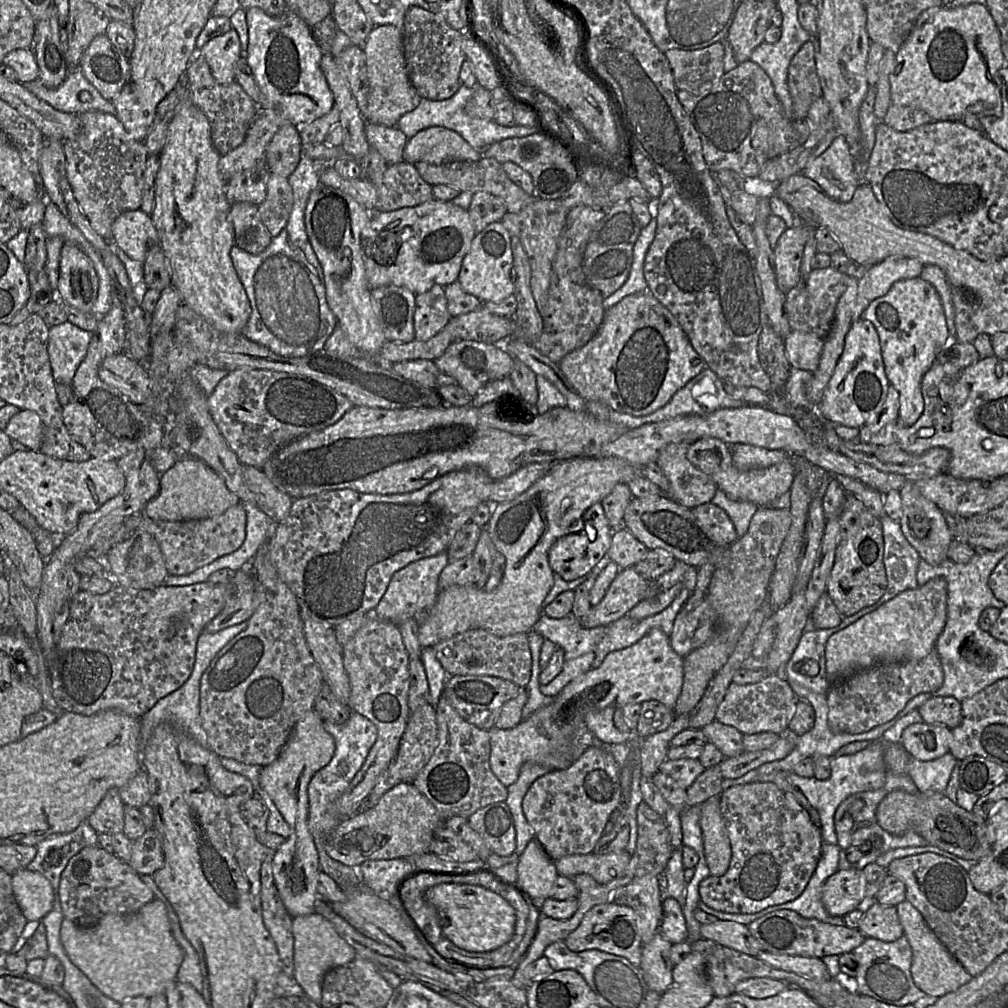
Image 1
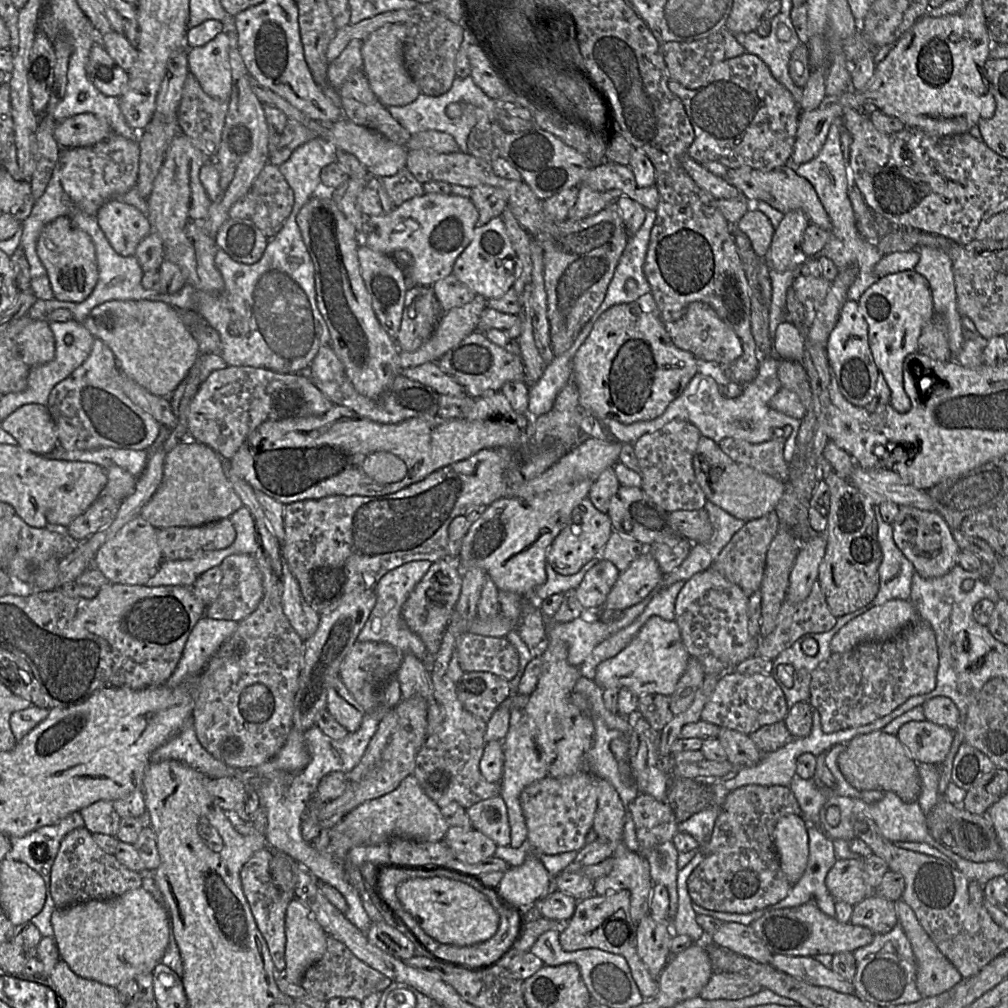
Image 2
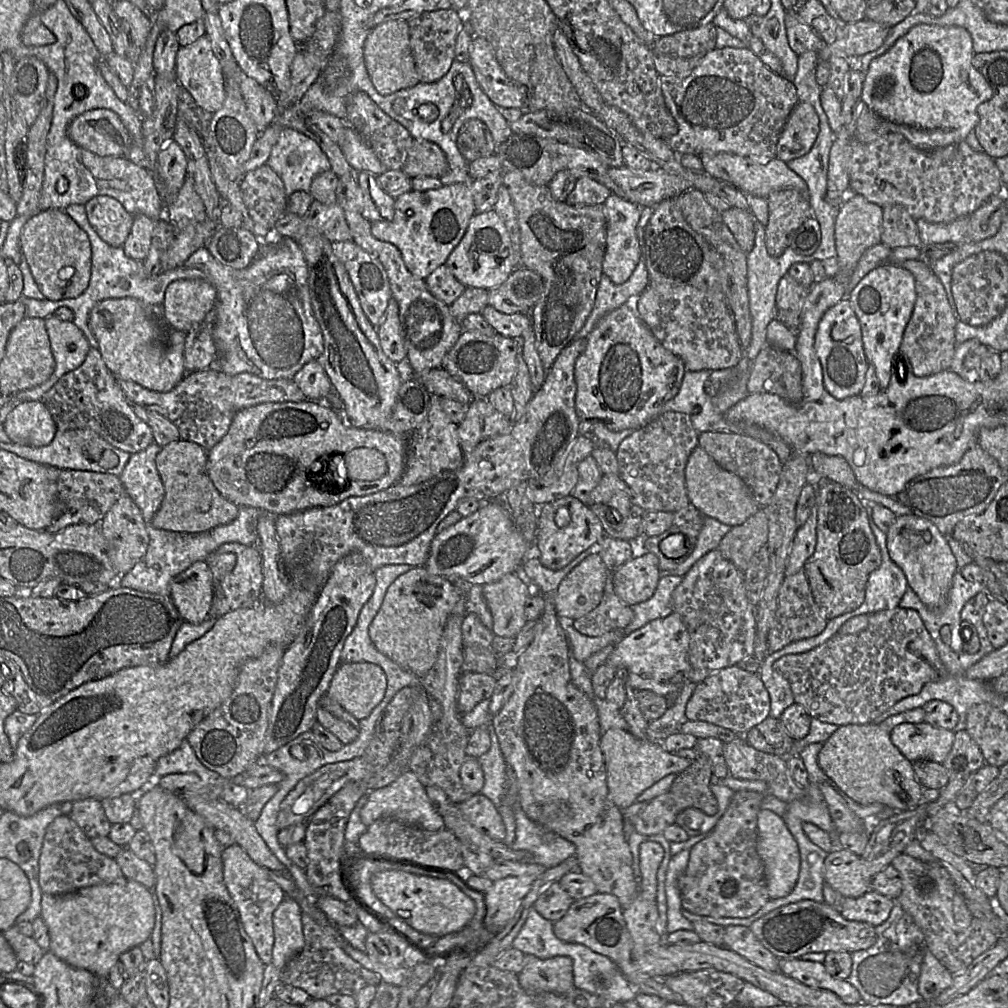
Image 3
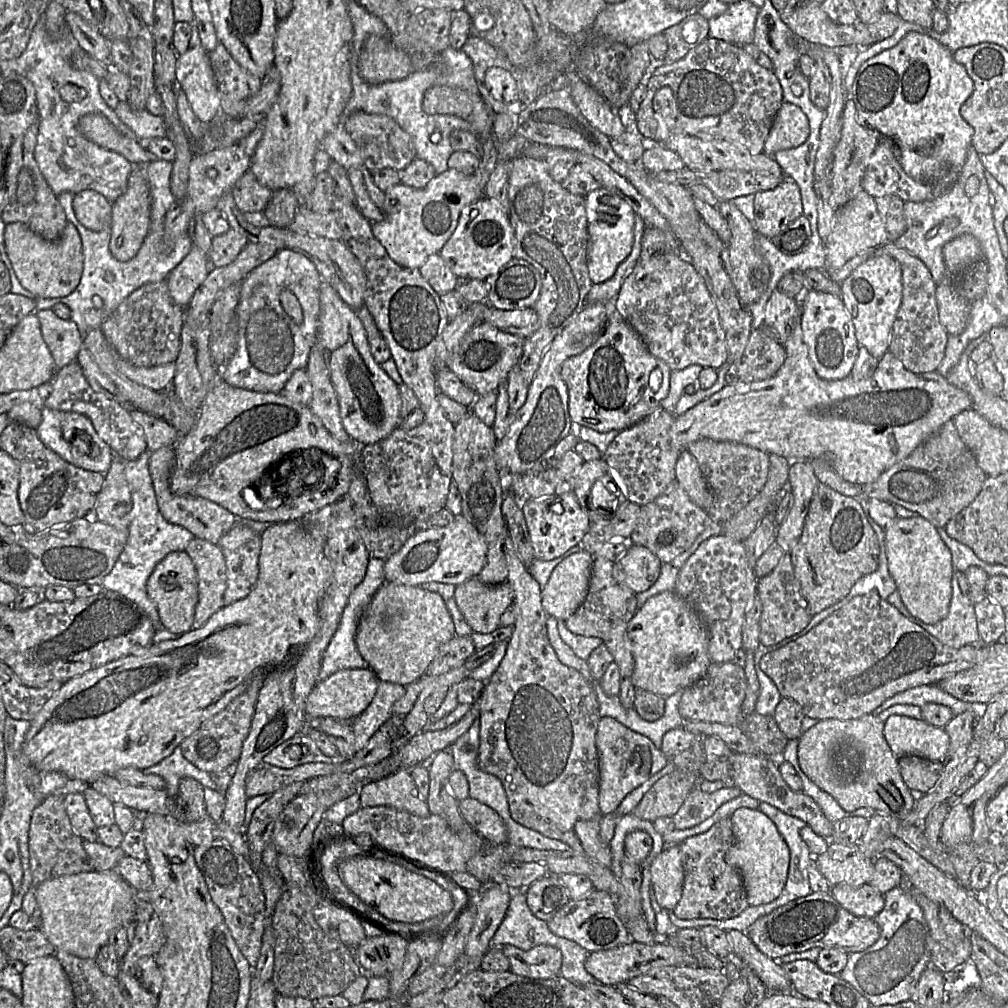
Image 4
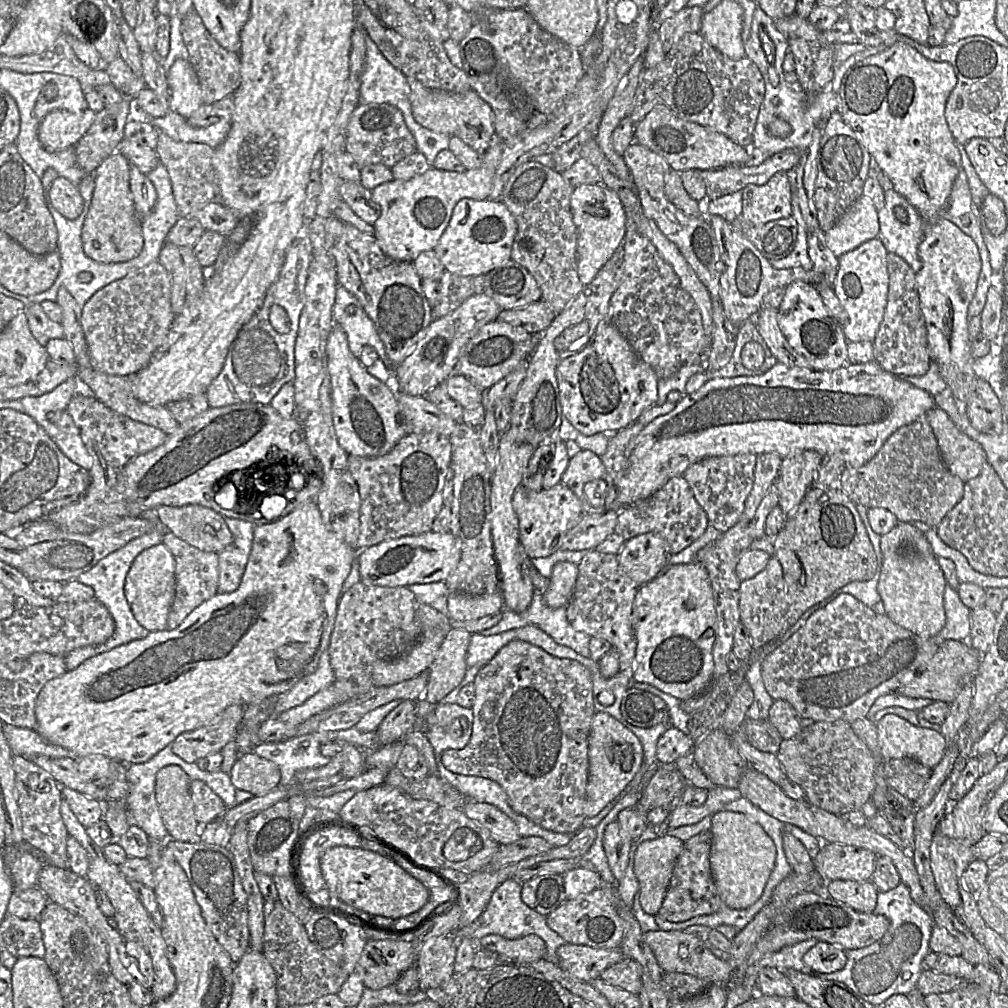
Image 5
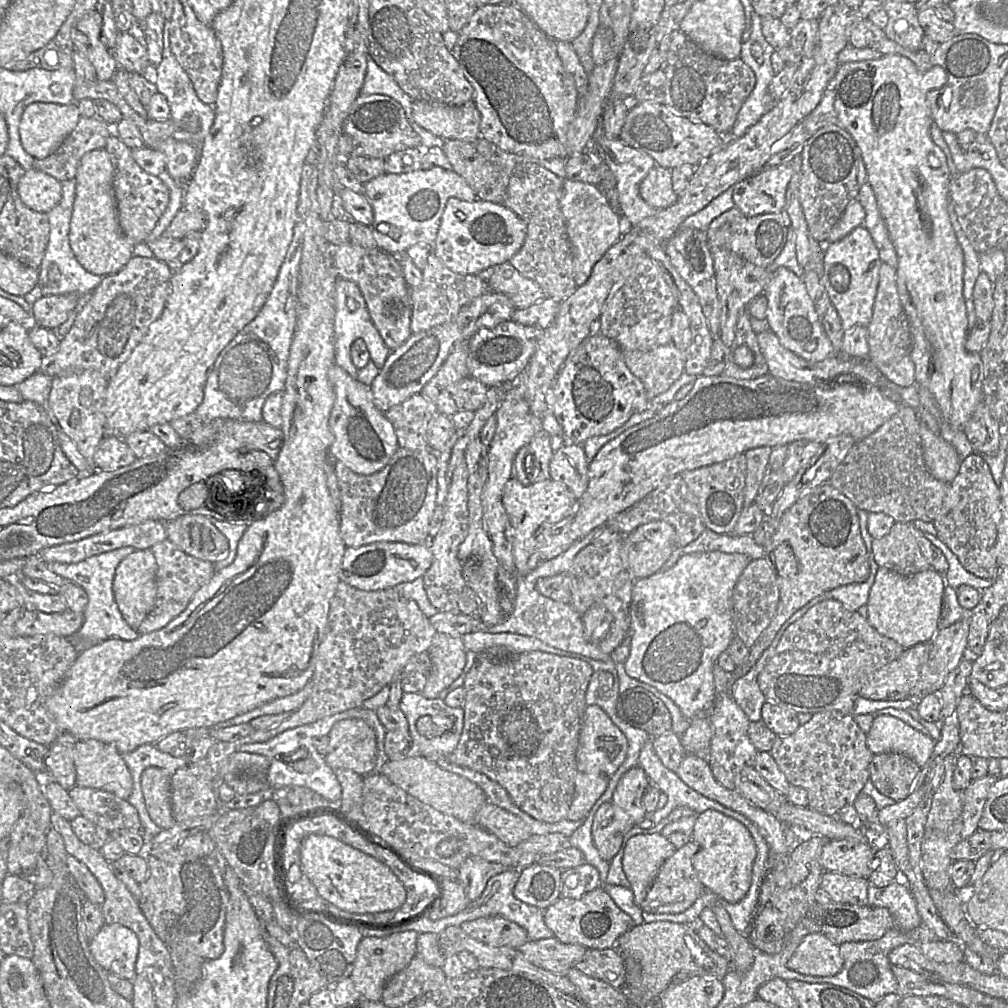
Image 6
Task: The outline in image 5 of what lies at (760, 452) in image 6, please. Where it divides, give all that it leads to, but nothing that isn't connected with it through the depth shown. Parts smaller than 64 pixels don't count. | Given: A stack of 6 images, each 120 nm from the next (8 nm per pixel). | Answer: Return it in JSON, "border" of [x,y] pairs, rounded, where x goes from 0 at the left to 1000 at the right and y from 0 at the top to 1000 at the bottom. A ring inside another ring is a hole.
{"border":[[[769,449],[750,451],[748,478],[740,497],[734,517],[744,519],[756,495],[773,472],[776,453]]]}

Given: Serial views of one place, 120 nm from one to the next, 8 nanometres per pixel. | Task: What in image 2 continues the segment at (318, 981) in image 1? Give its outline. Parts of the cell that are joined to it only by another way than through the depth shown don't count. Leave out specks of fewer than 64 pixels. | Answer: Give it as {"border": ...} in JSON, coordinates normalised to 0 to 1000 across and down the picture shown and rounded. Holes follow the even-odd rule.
{"border":[[[290,892],[283,908],[284,959],[276,968],[298,977],[305,961],[321,947],[325,928],[310,904],[297,892]]]}

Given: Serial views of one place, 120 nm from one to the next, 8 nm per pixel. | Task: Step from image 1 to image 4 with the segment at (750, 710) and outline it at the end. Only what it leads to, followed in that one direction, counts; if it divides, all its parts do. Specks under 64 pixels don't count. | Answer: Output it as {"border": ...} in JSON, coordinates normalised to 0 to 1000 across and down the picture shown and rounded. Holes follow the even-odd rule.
{"border":[[[728,657],[706,659],[693,676],[679,684],[674,707],[679,715],[700,715],[734,721],[740,683],[741,675],[737,662]]]}

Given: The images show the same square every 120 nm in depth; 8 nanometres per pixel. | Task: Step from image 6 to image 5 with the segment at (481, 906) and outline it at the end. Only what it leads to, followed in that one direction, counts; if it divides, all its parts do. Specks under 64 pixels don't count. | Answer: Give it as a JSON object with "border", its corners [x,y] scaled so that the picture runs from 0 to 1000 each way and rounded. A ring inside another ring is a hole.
{"border":[[[506,871],[497,876],[489,885],[487,892],[478,907],[467,917],[455,920],[445,928],[454,932],[454,937],[461,930],[475,933],[485,927],[493,927],[503,932],[513,932],[523,928],[533,928],[542,937],[540,950],[552,956],[553,941],[562,934],[542,916],[542,909],[524,900],[517,891],[518,878]]]}

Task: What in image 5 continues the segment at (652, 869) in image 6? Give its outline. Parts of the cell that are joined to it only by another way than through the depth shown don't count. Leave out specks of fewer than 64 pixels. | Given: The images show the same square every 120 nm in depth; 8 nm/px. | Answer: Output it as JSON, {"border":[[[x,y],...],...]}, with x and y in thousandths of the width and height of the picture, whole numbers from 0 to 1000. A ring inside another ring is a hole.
{"border":[[[658,826],[650,832],[636,835],[632,840],[628,863],[634,876],[634,895],[641,906],[653,907],[679,835]]]}

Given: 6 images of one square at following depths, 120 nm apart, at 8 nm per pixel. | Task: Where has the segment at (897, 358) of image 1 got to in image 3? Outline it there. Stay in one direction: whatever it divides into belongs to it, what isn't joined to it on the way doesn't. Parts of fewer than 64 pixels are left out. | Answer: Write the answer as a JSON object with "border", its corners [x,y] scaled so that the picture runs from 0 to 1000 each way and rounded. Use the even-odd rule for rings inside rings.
{"border":[[[878,261],[863,269],[837,296],[843,299],[853,319],[858,352],[868,366],[874,386],[878,386],[884,376],[886,355],[892,349],[908,303],[908,276],[894,263]]]}

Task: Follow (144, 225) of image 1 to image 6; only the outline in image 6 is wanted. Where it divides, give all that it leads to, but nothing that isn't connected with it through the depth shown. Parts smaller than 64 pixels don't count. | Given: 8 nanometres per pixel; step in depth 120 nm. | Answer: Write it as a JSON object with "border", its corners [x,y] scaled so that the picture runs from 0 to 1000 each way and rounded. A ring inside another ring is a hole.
{"border":[[[26,169],[18,182],[17,189],[21,199],[29,206],[47,211],[62,196],[62,181],[36,169]]]}

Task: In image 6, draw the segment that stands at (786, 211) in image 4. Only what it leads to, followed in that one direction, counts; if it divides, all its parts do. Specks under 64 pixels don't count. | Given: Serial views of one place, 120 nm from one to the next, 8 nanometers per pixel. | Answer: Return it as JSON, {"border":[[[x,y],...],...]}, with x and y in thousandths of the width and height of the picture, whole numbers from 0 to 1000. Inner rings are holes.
{"border":[[[783,161],[759,167],[730,182],[726,186],[729,204],[742,215],[775,210],[787,172]]]}

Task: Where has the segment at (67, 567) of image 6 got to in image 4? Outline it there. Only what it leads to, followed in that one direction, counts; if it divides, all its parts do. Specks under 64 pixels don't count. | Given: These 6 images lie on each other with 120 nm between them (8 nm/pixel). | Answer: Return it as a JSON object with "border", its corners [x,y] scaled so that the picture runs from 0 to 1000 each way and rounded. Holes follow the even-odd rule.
{"border":[[[145,446],[136,455],[124,457],[123,471],[129,485],[132,501],[130,519],[123,545],[111,566],[103,573],[100,580],[102,585],[117,587],[134,597],[148,609],[156,620],[156,624],[162,625],[155,600],[146,589],[146,576],[159,557],[170,548],[184,547],[188,538],[193,533],[188,527],[169,520],[161,513],[148,468],[149,451],[150,449]]]}

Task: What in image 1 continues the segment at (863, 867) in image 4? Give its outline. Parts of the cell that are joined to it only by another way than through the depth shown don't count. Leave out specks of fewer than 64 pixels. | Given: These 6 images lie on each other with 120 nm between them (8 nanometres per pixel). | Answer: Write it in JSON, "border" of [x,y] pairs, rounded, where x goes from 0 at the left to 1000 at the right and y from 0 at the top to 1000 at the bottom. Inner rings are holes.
{"border":[[[850,861],[831,862],[818,875],[814,893],[818,902],[827,909],[837,909],[860,894],[857,888],[857,866]]]}

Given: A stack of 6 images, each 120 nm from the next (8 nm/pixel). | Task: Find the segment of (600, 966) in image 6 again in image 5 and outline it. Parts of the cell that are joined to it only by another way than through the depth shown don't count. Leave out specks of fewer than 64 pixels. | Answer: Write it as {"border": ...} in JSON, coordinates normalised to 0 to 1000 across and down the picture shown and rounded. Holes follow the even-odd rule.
{"border":[[[620,949],[617,953],[601,960],[595,966],[595,971],[633,987],[637,980],[636,968],[636,958],[631,953]]]}

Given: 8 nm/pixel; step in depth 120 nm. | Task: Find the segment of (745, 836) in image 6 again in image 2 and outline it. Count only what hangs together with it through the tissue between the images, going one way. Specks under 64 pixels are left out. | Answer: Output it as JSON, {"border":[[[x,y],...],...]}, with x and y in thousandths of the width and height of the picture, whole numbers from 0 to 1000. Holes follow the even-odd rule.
{"border":[[[787,808],[776,810],[768,822],[767,833],[775,863],[782,875],[789,878],[799,864],[803,849],[799,813]]]}

